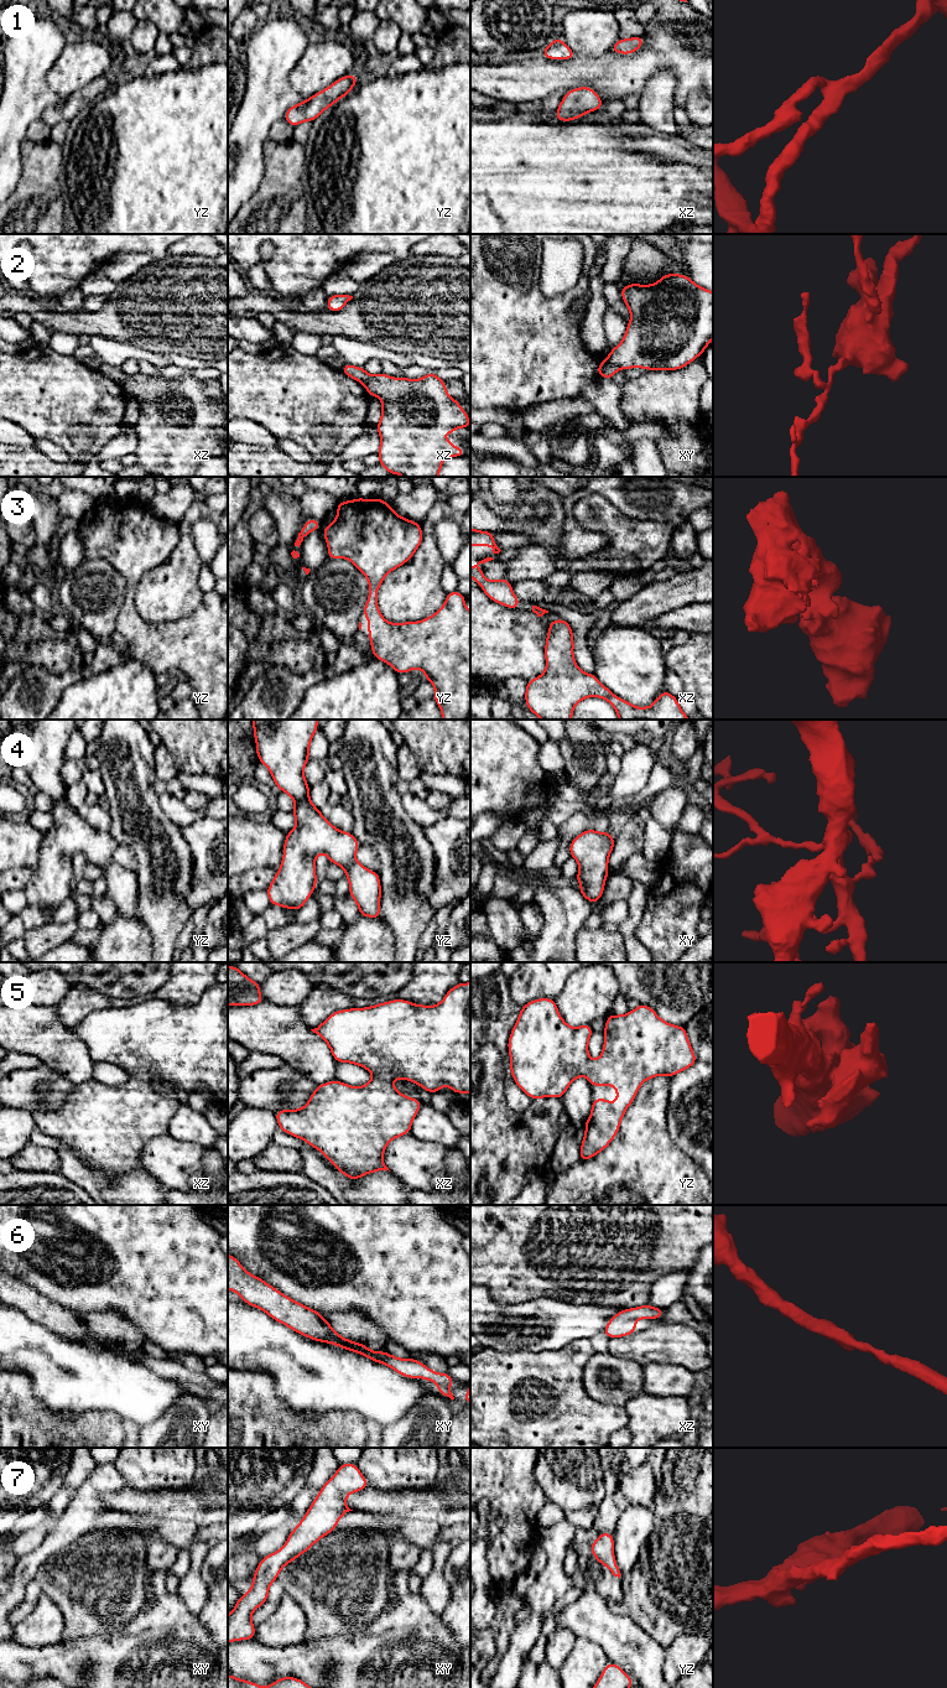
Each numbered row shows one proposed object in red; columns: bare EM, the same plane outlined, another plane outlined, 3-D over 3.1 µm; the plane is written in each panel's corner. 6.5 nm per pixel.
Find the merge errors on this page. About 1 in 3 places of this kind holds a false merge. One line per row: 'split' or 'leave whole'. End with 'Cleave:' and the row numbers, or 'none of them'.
1: leave whole
2: split
3: leave whole
4: leave whole
5: leave whole
6: leave whole
7: leave whole
Cleave: 2

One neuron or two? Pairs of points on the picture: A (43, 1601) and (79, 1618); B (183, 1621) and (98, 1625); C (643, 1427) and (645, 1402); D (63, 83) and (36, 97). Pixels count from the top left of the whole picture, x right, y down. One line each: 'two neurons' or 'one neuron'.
A: two neurons
B: two neurons
C: one neuron
D: two neurons

